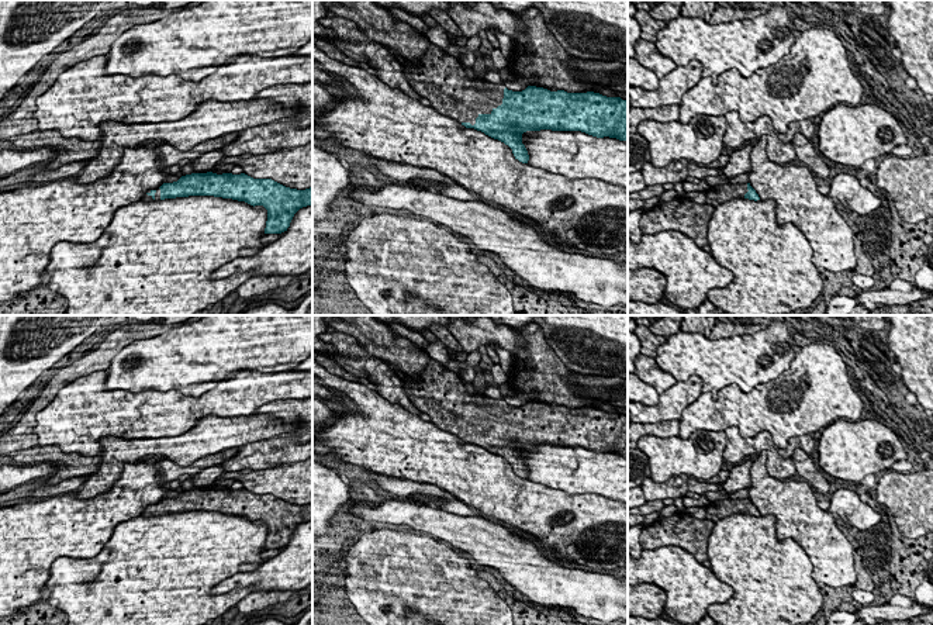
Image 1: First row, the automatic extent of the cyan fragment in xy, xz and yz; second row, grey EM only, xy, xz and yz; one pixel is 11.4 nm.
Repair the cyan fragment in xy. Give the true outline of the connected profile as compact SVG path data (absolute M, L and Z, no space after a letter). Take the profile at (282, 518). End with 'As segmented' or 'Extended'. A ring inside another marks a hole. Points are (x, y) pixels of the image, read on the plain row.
M212 487L191 488L182 491L177 497L163 498L159 504L146 507L142 517L189 511L214 511L245 517L253 522L263 521L267 525L265 549L287 546L294 529L312 519L312 503L297 505L272 494Z. Extended

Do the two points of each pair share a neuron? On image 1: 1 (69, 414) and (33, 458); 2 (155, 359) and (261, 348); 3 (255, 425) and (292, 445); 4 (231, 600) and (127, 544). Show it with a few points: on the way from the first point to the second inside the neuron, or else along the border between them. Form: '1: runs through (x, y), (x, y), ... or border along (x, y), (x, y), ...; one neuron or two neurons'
1: border along (38, 444), (58, 446), (62, 452); two neurons
2: runs through (182, 354), (192, 348), (234, 348); one neuron
3: border along (289, 432), (242, 445); two neurons
4: runs through (206, 601), (185, 601), (152, 569); one neuron

